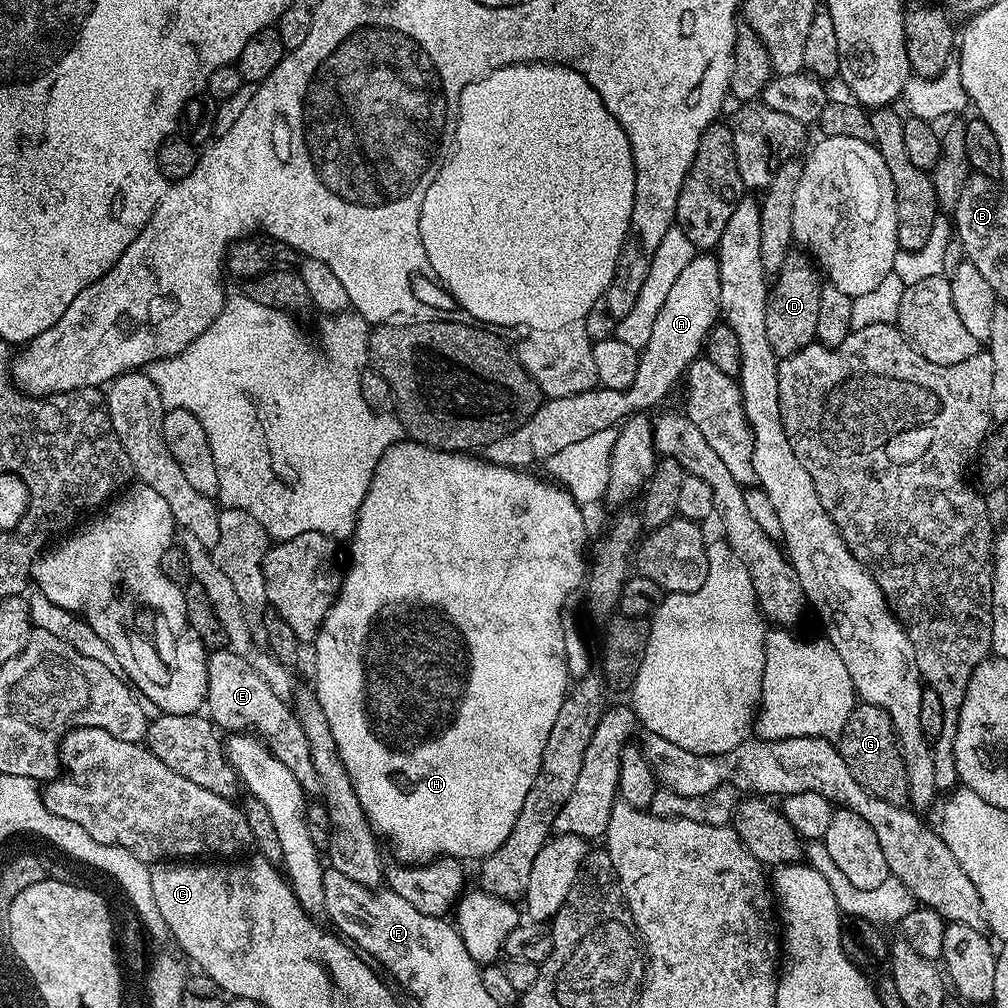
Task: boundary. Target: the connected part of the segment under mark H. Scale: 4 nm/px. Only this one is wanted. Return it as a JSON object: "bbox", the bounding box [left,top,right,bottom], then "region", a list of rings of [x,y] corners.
{"bbox":[314,438,586,864],"region":[[[401,438],[397,444],[390,446],[386,454],[374,468],[374,478],[370,482],[370,490],[362,502],[362,506],[356,515],[356,529],[350,534],[352,549],[346,552],[346,571],[343,573],[340,582],[340,594],[332,604],[332,608],[326,614],[326,618],[320,627],[320,633],[315,638],[316,647],[316,693],[314,699],[319,704],[326,722],[329,723],[330,731],[334,742],[337,744],[337,753],[344,763],[345,769],[349,772],[352,779],[354,794],[357,795],[358,802],[361,803],[362,810],[371,830],[376,834],[388,839],[390,847],[396,851],[395,859],[399,863],[419,864],[437,859],[442,856],[455,856],[461,861],[476,860],[486,858],[514,830],[514,822],[518,818],[518,810],[522,810],[522,802],[526,802],[526,794],[530,794],[530,786],[534,786],[534,778],[540,769],[542,754],[546,750],[546,742],[550,738],[550,730],[554,730],[554,720],[558,718],[558,712],[562,710],[562,702],[570,691],[570,675],[567,668],[566,642],[563,636],[563,622],[561,617],[566,611],[564,603],[568,600],[568,595],[576,587],[583,585],[586,580],[586,548],[584,552],[584,516],[581,505],[575,502],[571,494],[563,487],[549,482],[547,479],[539,480],[536,476],[531,476],[532,472],[518,468],[506,468],[502,465],[489,463],[484,458],[475,460],[475,455],[462,452],[447,452],[442,448],[432,448],[429,444],[419,444],[417,440],[411,438]]]}

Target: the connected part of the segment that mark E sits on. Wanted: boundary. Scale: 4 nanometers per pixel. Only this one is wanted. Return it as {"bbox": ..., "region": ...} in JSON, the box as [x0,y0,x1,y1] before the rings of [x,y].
{"bbox":[206,650,317,785],"region":[[[230,650],[208,652],[206,712],[212,723],[221,729],[254,730],[255,735],[268,745],[274,758],[293,772],[300,784],[315,785],[317,777],[311,762],[310,742],[303,732],[299,715],[288,709],[288,703],[285,697],[274,694],[274,690],[270,690],[264,679],[238,654]]]}

